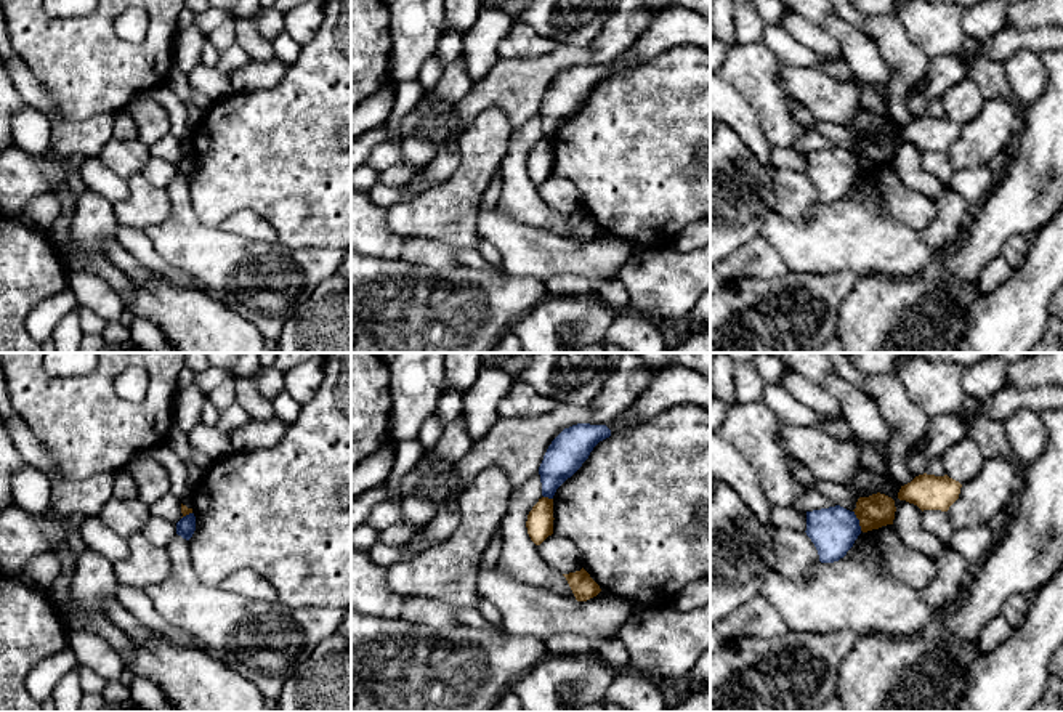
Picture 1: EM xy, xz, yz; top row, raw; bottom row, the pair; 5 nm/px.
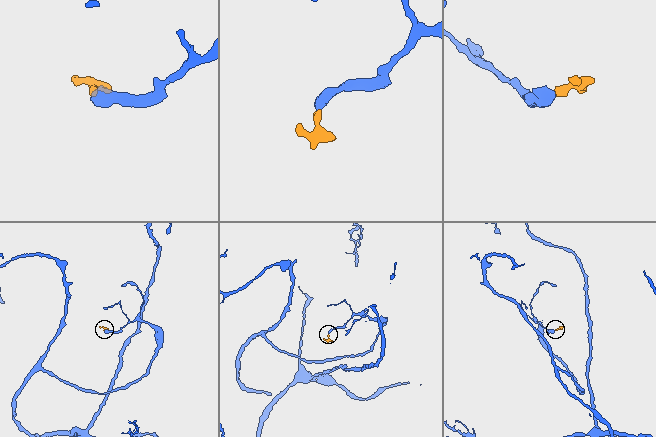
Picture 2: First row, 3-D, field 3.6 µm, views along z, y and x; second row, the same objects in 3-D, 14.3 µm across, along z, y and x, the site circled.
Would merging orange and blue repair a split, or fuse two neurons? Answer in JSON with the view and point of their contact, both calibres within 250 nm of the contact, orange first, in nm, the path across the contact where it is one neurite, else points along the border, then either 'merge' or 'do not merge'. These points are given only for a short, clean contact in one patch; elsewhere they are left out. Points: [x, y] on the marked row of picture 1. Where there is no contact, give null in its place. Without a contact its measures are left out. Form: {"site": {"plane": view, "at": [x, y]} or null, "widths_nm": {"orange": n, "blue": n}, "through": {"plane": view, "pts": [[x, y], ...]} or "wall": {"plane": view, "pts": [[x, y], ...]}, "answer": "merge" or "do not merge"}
{"site": {"plane": "yz", "at": [858, 518]}, "widths_nm": {"orange": 170, "blue": 240}, "wall": {"plane": "yz", "pts": [[853, 510], [861, 529]]}, "answer": "do not merge"}

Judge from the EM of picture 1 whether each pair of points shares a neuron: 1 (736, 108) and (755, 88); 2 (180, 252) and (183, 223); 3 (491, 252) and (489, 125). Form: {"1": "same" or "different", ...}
{"1": "different", "2": "same", "3": "different"}

